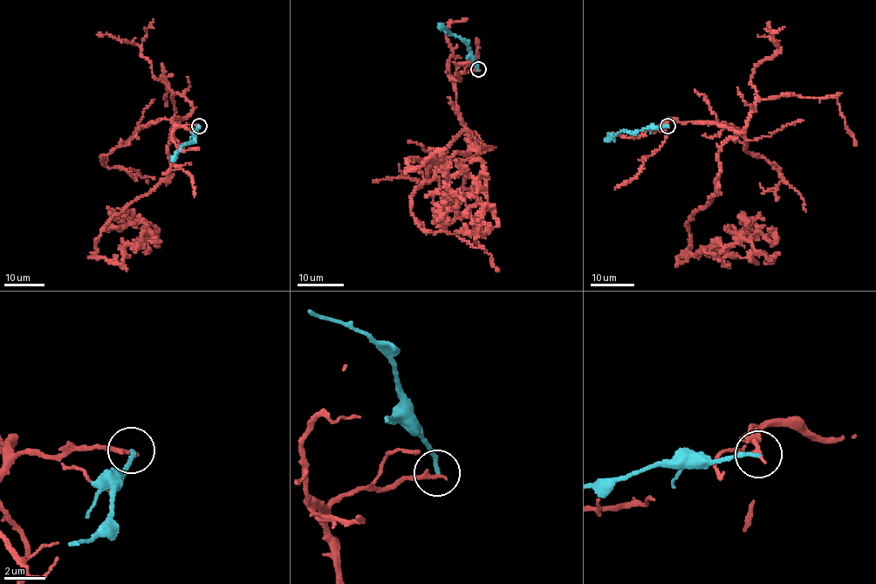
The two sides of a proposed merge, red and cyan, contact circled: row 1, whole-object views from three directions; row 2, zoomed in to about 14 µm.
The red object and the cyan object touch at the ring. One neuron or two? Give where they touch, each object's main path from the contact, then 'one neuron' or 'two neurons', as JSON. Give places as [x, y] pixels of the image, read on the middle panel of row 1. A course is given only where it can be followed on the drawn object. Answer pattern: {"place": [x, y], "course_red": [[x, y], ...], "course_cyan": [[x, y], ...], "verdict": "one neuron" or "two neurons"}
{"place": [478, 69], "course_red": [[476, 70], [454, 77], [476, 147], [409, 163], [437, 152], [449, 175], [477, 181], [436, 218], [446, 212]], "course_cyan": [[478, 70], [468, 45], [441, 23]], "verdict": "two neurons"}

